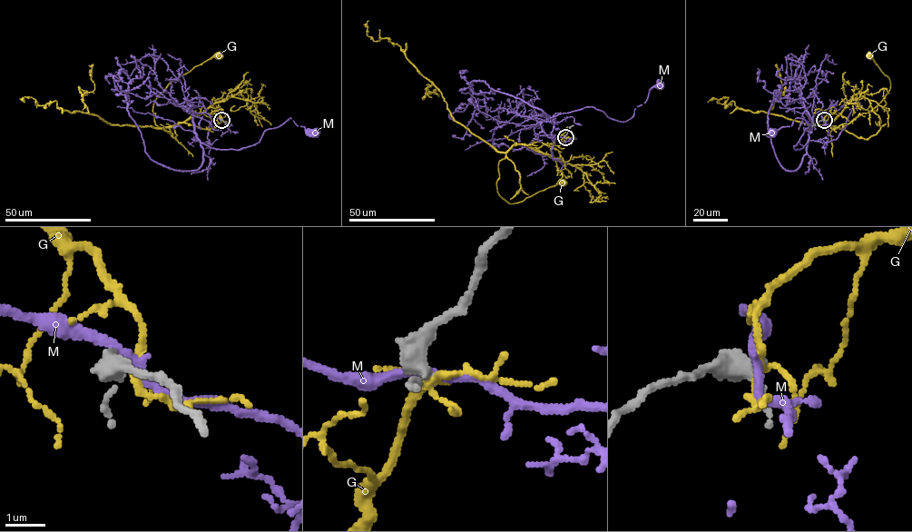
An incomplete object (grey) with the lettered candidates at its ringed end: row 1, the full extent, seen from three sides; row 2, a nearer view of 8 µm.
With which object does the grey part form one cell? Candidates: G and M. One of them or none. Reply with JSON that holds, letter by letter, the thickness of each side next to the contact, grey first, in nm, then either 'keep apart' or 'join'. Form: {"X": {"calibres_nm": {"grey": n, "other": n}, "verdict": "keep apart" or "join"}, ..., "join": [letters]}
{"G": {"calibres_nm": {"grey": 360, "other": 140}, "verdict": "keep apart"}, "M": {"calibres_nm": {"grey": 400, "other": 240}, "verdict": "keep apart"}, "join": []}

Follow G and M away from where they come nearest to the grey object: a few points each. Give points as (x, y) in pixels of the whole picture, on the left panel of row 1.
G: (221, 120), (216, 113), (194, 113), (161, 128), (152, 112), (153, 103), (171, 83), (220, 54)
M: (221, 120), (205, 113), (190, 113), (195, 136), (215, 149), (250, 146), (267, 129), (290, 118), (316, 133)

